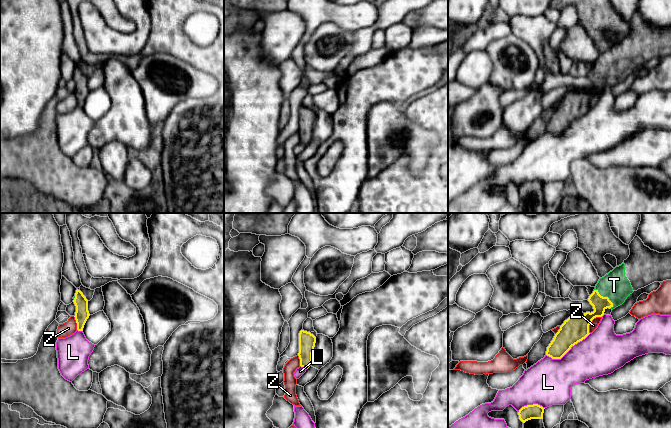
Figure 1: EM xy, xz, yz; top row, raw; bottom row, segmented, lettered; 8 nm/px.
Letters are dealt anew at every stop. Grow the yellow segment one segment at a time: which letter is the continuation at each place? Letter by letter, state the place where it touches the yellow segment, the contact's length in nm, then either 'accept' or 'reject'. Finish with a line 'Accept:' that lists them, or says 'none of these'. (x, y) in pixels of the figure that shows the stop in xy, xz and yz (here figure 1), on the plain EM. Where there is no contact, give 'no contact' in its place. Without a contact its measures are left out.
L: yz (568, 126) | 400 nm | reject
T: yz (605, 73) | 220 nm | accept
Z: yz (591, 97) | 170 nm | reject
Accept: T

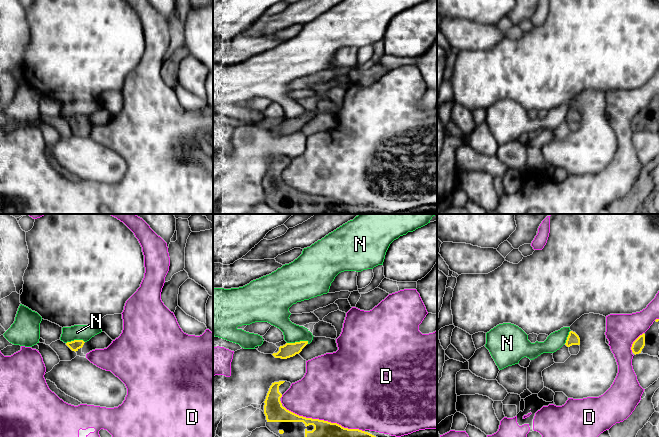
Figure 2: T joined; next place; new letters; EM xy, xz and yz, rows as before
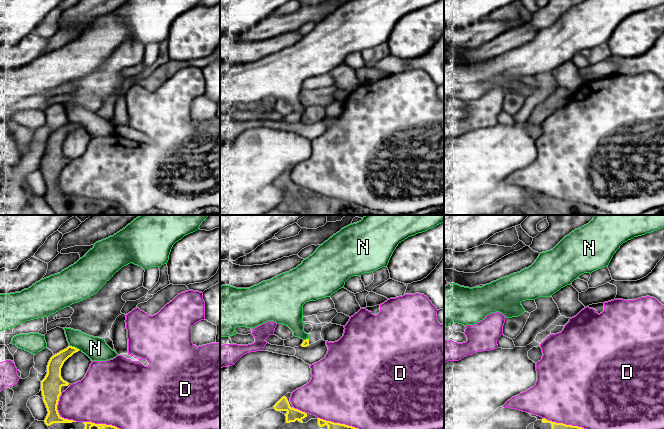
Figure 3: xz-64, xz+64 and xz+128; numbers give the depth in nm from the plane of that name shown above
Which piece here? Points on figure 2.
D: xz (323, 196) | 700 nm | reject
N: xz (297, 118) | 180 nm | reject
Accept: none of these

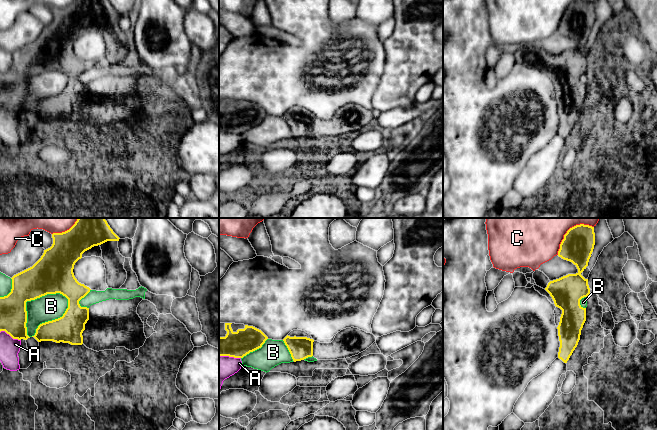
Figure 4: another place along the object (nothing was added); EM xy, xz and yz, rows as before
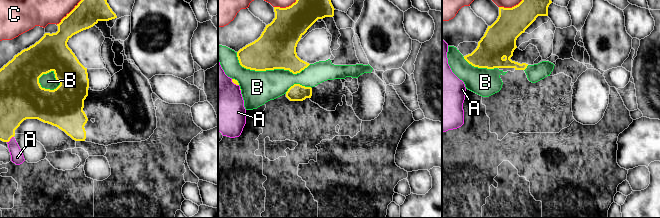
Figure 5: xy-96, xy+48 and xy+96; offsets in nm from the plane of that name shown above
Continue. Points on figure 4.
A: xz (230, 132) | 180 nm | reject
B: xy (27, 76) | 440 nm | reject
C: yz (564, 12) | 320 nm | reject
Accept: none of these

